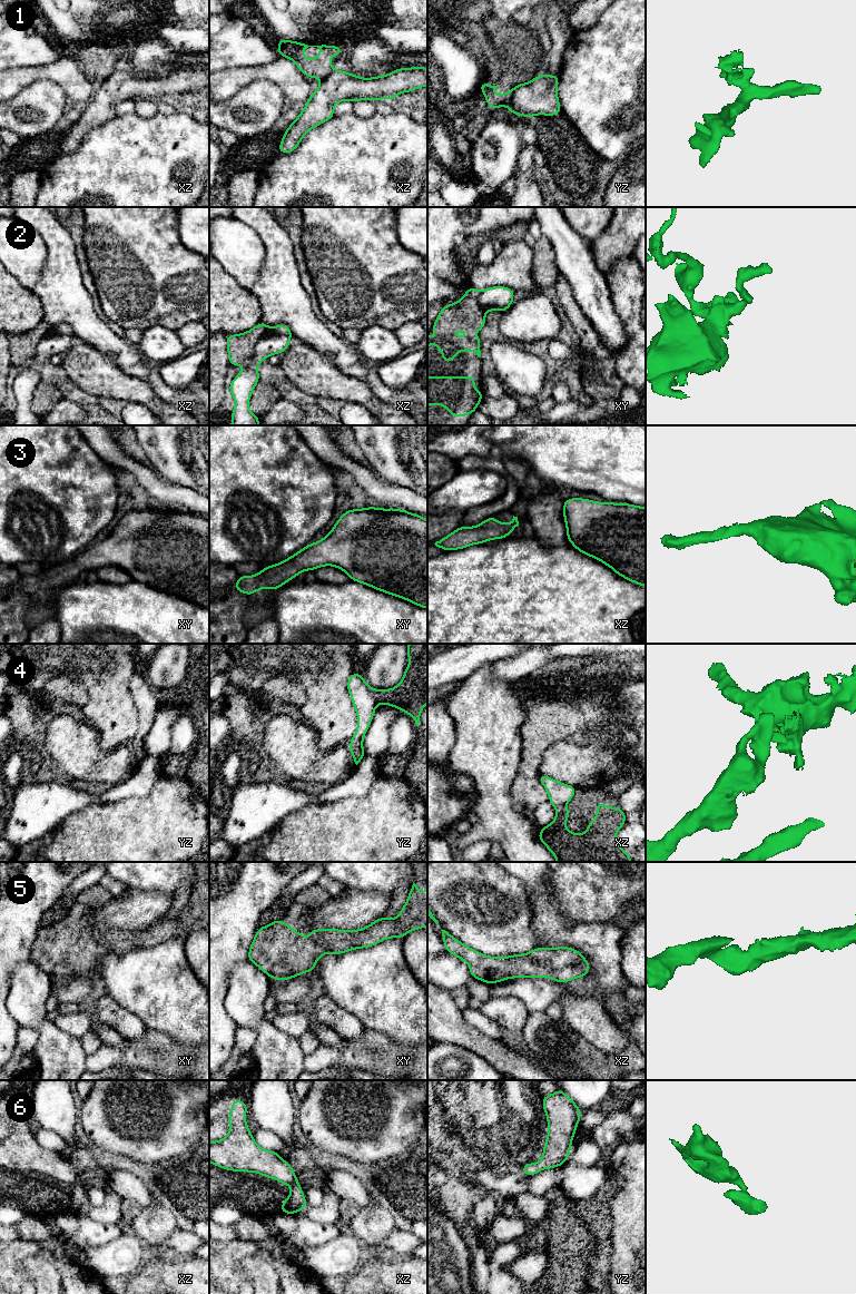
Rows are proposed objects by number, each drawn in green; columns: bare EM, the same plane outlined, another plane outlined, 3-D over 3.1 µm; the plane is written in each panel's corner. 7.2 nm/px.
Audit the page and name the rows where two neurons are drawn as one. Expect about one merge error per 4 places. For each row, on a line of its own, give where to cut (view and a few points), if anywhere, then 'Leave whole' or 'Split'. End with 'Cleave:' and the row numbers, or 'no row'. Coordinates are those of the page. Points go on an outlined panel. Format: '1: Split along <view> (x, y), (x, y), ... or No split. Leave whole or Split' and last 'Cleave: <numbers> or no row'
1: Split along yz (512, 91), (509, 107). Split
2: Split along xz (268, 327), (257, 342), (254, 354), (248, 363). Split
3: No split. Leave whole
4: Split along yz (371, 689), (376, 704). Split
5: No split. Leave whole
6: No split. Leave whole
Cleave: 1, 2, 4

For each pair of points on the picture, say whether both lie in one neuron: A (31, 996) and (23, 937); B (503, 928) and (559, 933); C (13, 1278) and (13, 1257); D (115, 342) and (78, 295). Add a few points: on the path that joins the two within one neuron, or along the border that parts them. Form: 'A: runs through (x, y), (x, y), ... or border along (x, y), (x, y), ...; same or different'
A: border along (30, 960), (18, 963), (11, 974); different
B: border along (531, 927), (539, 938), (537, 947); different
C: runs through (13, 1273), (13, 1263); same
D: runs through (102, 334), (78, 307); same

